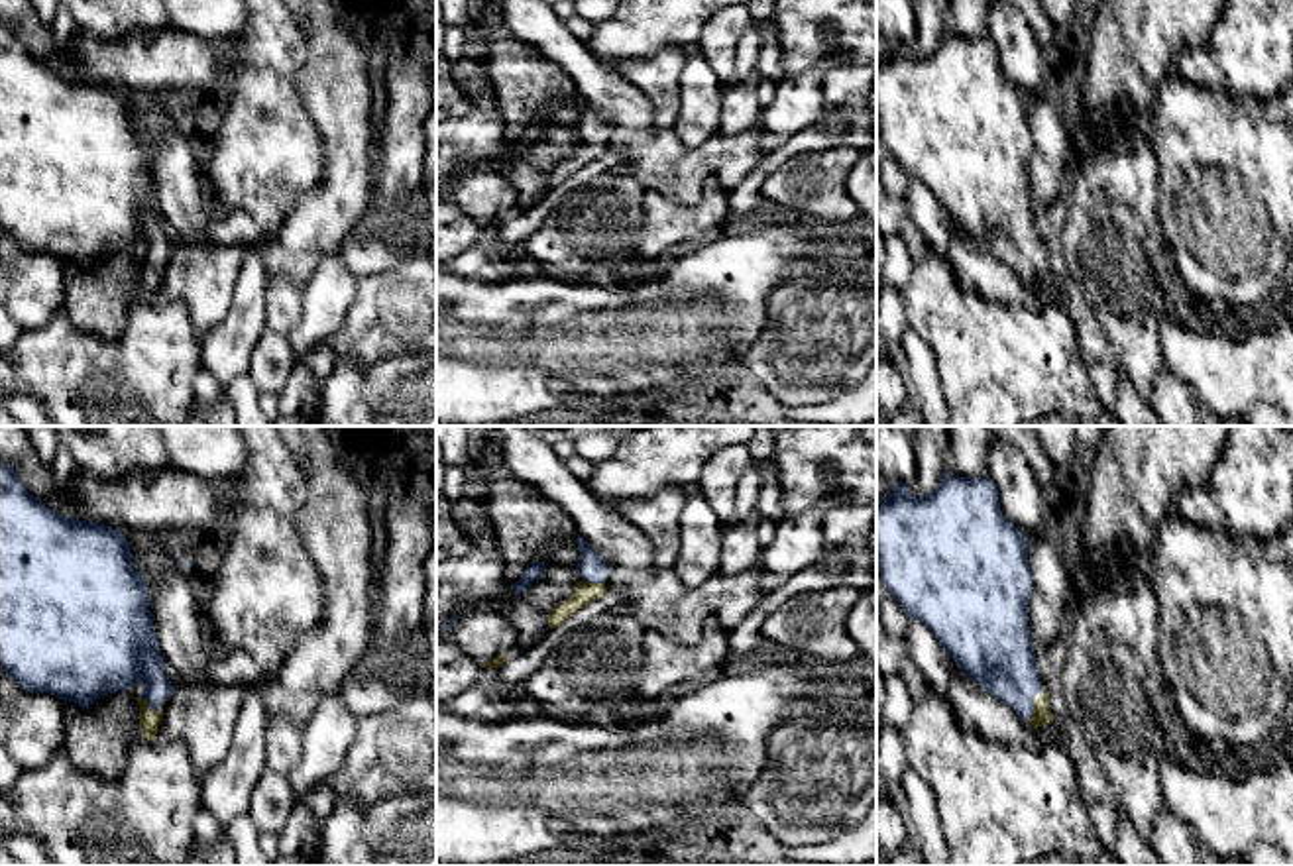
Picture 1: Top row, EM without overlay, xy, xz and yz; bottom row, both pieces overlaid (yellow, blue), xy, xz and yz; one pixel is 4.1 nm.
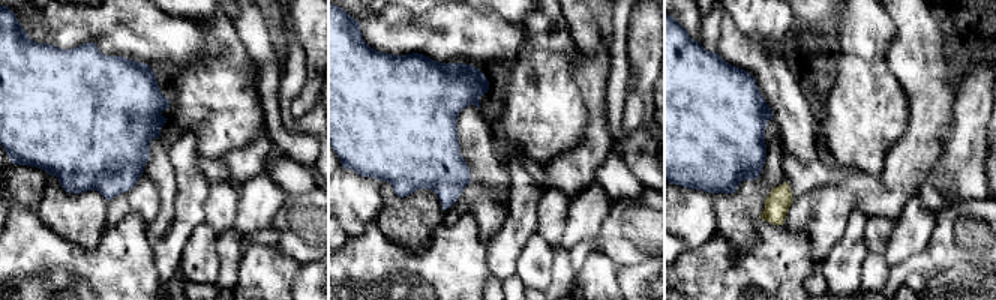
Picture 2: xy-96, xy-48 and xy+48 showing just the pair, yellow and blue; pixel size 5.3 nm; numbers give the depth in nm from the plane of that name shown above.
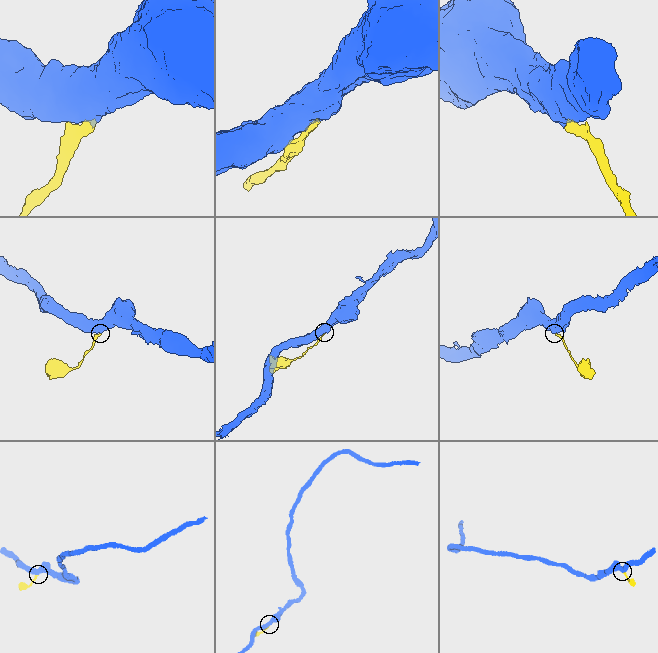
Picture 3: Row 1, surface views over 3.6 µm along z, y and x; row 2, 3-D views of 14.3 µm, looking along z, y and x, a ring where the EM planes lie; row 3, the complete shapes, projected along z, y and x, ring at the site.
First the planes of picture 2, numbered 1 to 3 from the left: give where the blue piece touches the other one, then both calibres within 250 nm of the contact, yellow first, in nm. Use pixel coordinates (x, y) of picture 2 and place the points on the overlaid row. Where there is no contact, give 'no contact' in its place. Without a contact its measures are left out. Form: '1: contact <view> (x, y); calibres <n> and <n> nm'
1: no contact
2: no contact
3: no contact

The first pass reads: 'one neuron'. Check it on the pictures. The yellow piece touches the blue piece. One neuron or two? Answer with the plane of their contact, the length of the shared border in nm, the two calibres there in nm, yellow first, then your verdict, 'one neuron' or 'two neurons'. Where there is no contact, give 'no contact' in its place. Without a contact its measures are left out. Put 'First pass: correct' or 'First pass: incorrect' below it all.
meets yellow in xy; contact 110 nm long; 80 nm thick on the yellow side, 280 nm on the other; one neuron
First pass: correct

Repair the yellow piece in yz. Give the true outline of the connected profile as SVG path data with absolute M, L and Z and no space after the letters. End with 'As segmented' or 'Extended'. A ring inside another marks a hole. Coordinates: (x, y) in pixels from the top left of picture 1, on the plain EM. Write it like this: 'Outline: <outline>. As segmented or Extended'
Outline: M943 31L937 47L922 57L908 53L910 45L890 39L894 49L876 63L876 126L888 153L908 179L922 181L943 206L943 212L986 253L1012 267L1034 289L1053 281L1047 253L1036 232L1036 212L1028 187L1028 159L1032 130L1028 124L1028 98L1010 84L998 63L996 45L984 37L959 37Z. Extended

